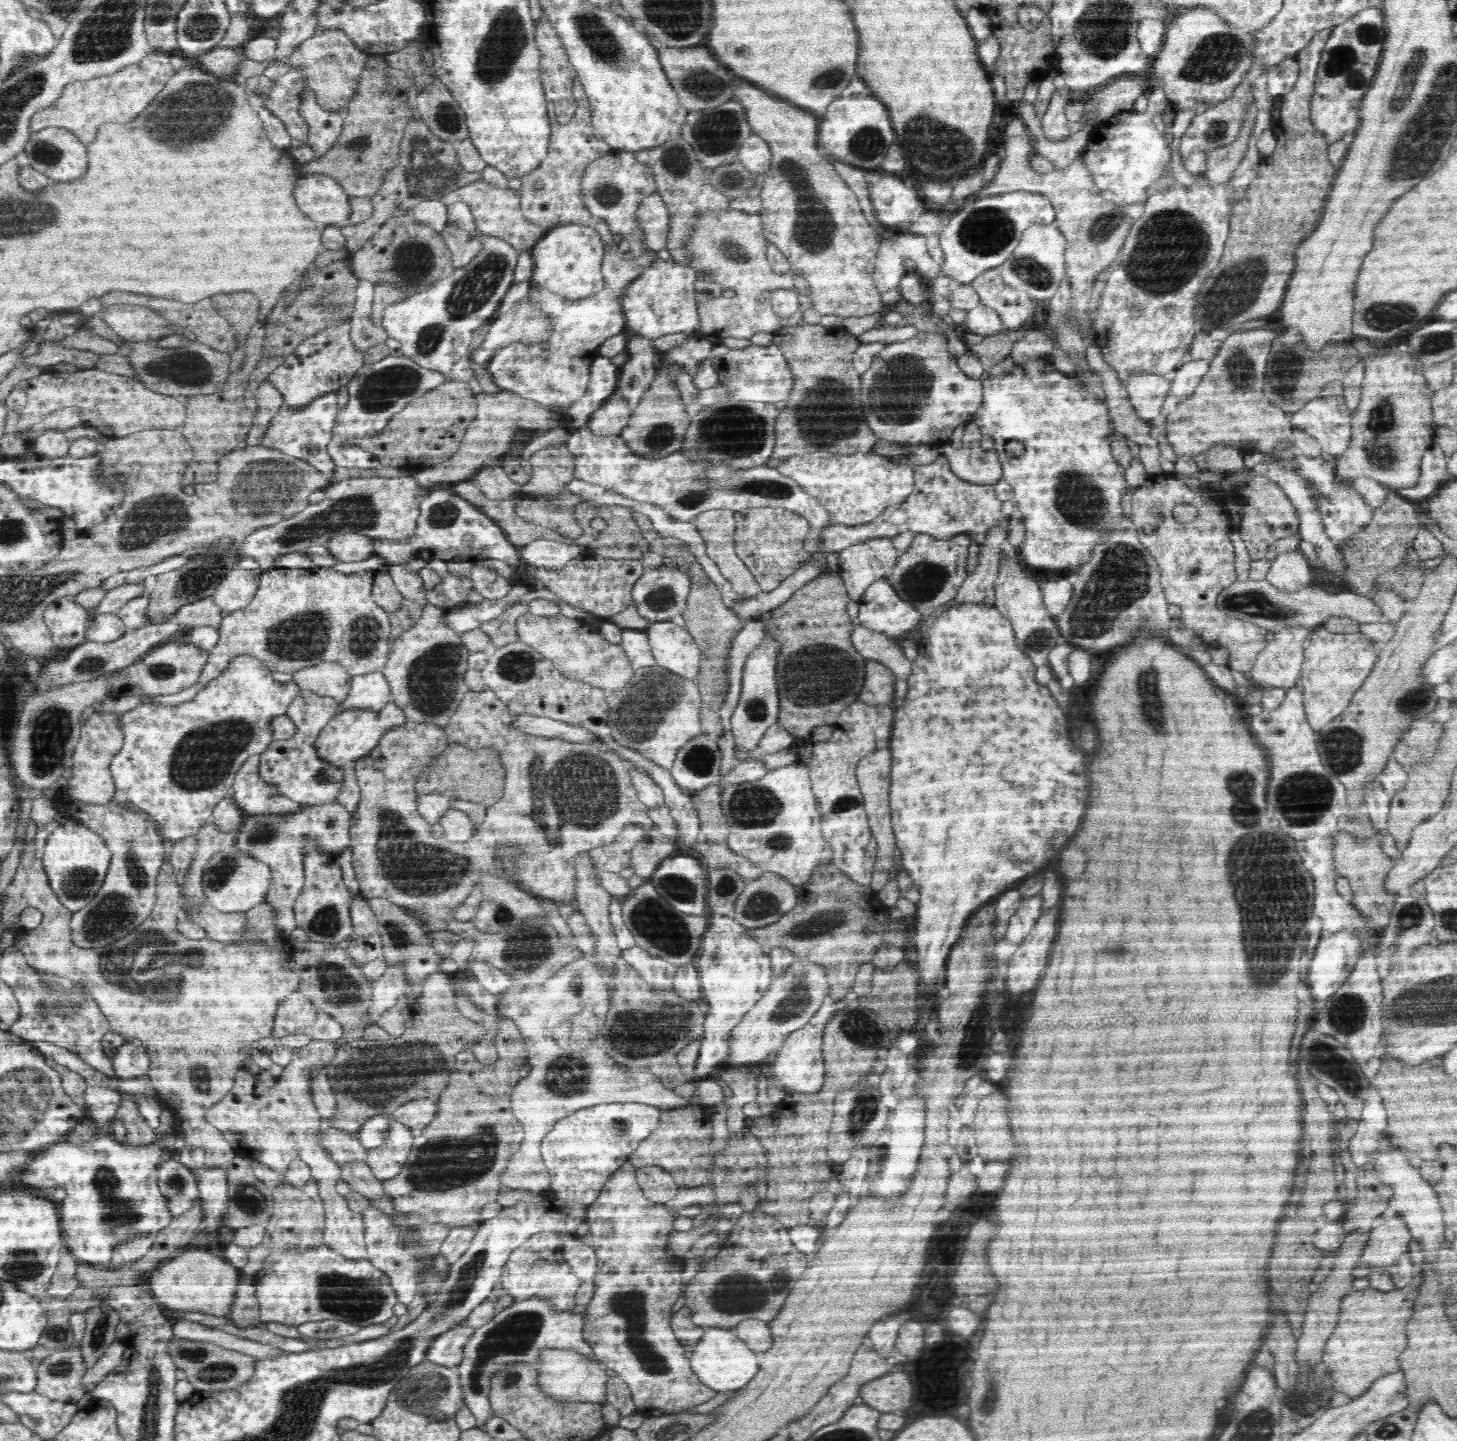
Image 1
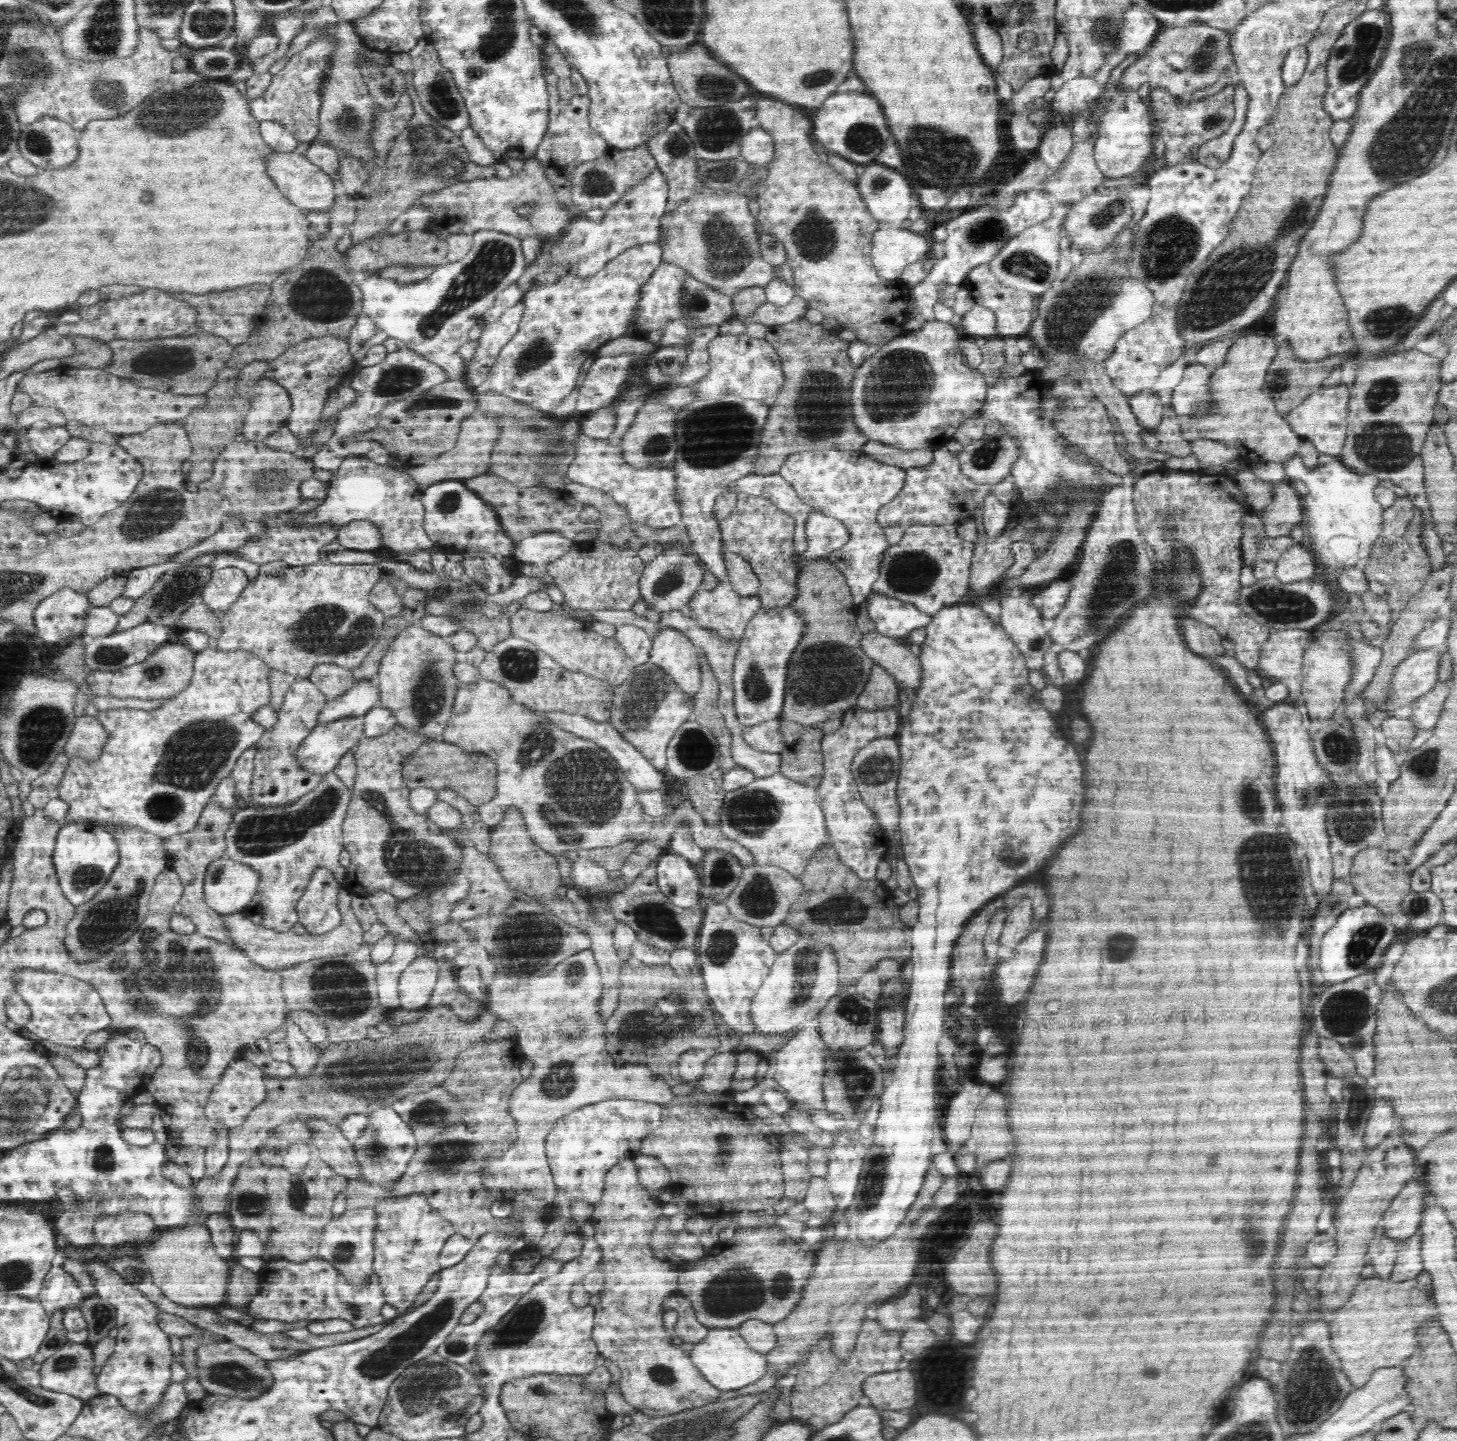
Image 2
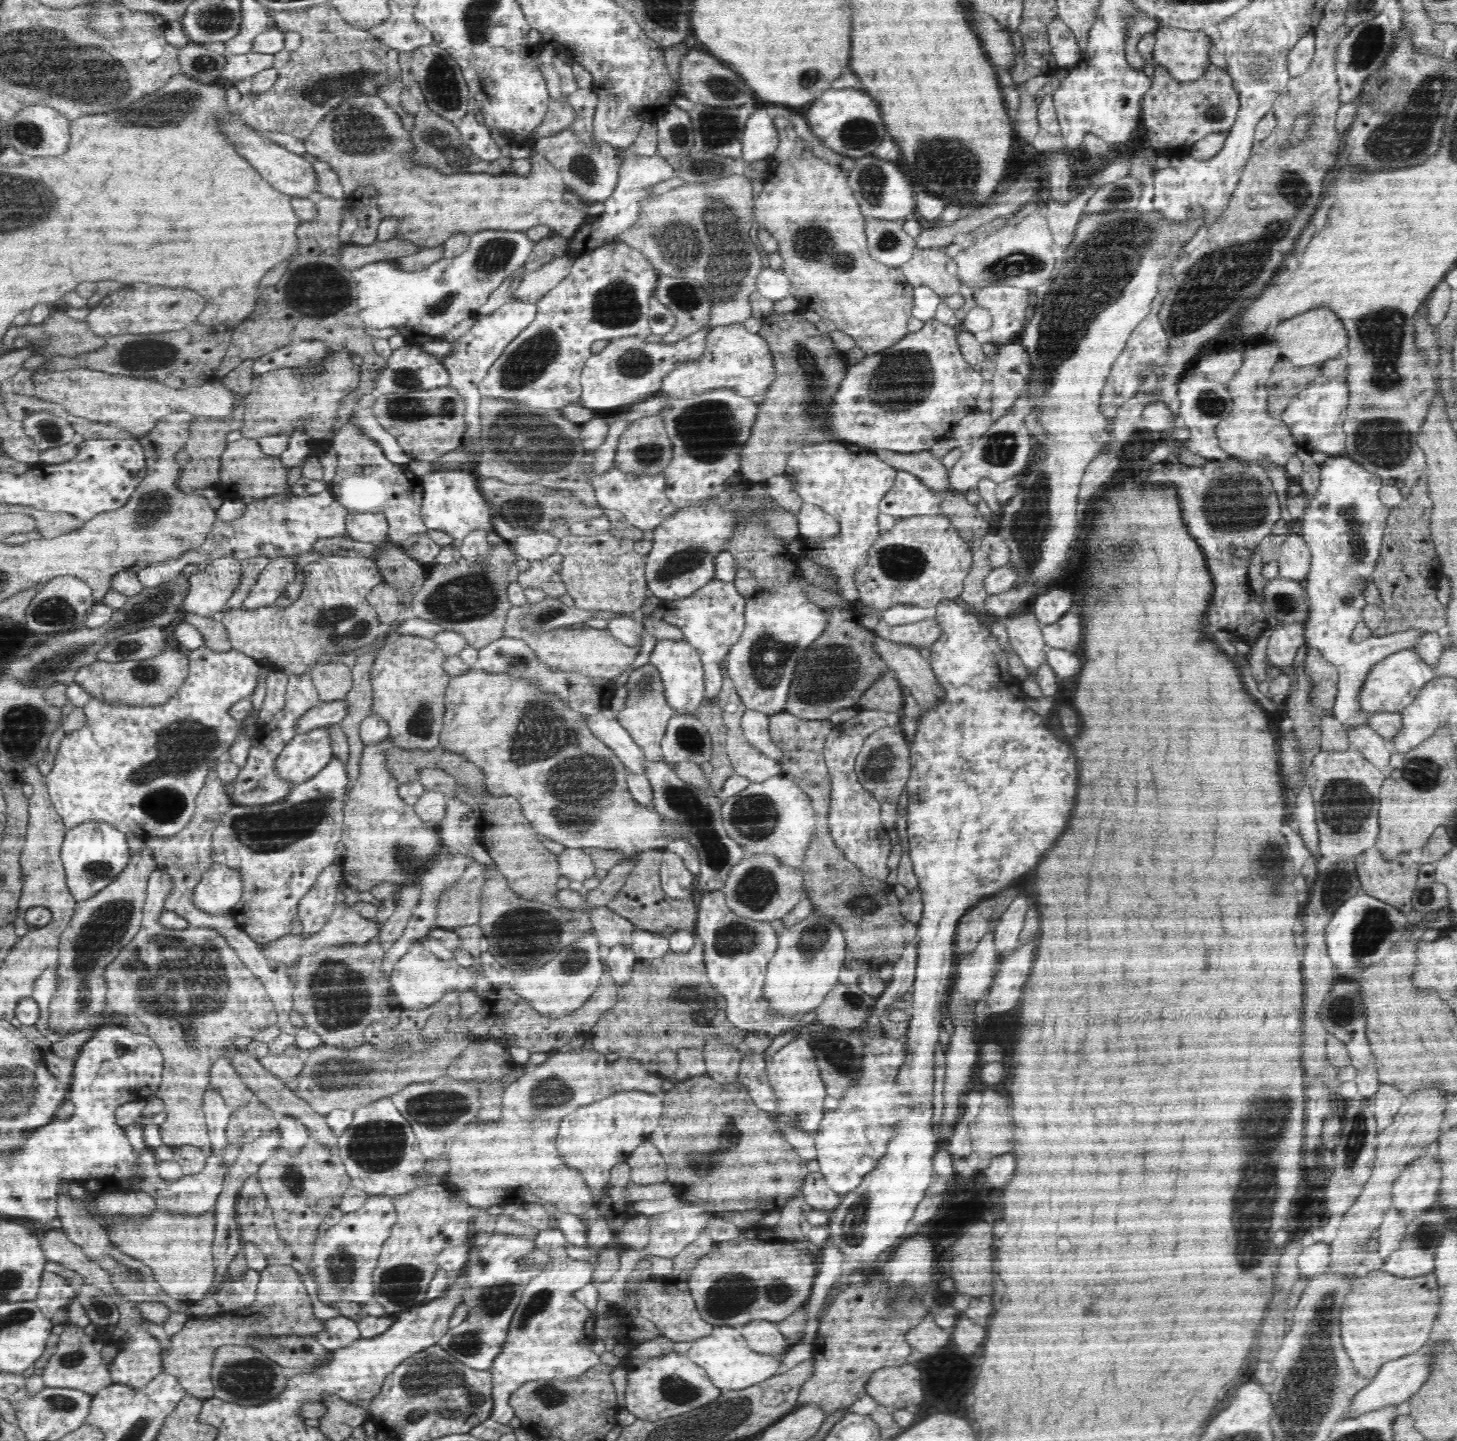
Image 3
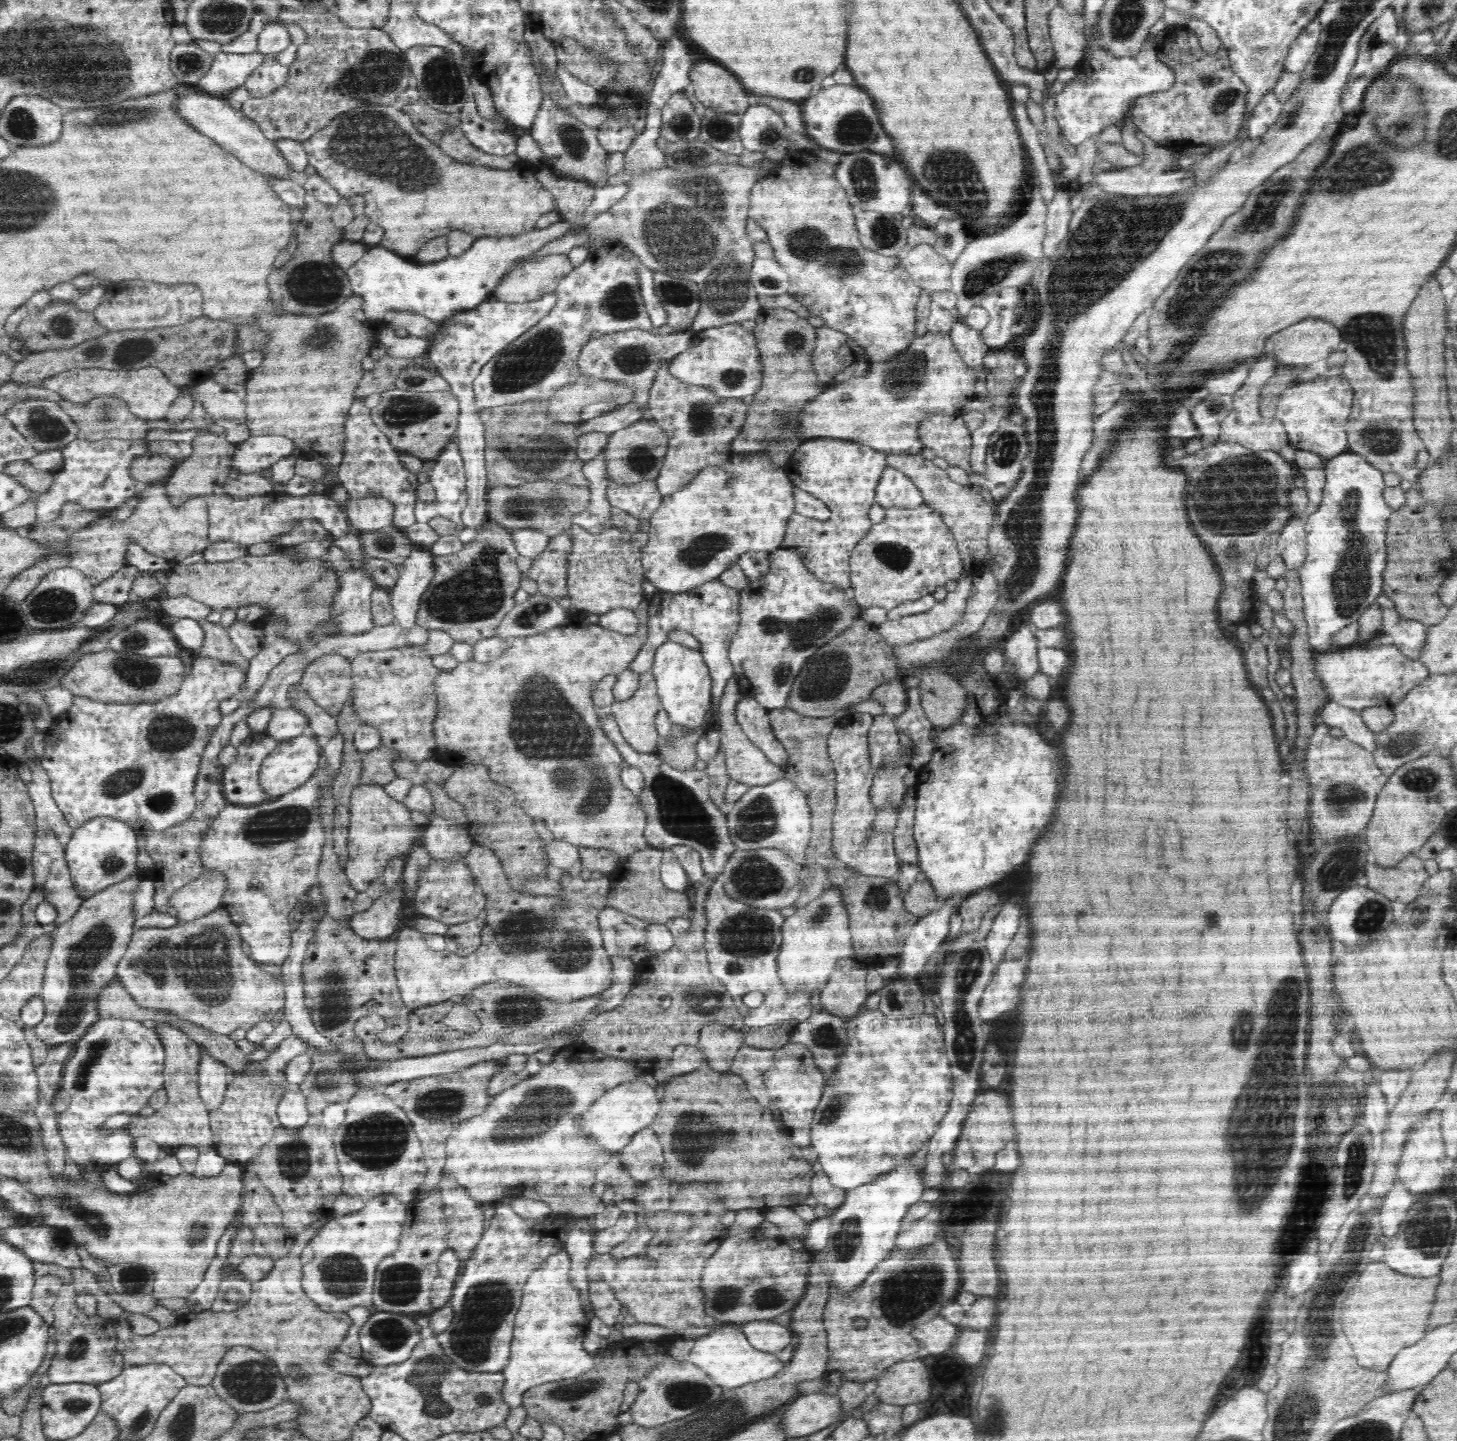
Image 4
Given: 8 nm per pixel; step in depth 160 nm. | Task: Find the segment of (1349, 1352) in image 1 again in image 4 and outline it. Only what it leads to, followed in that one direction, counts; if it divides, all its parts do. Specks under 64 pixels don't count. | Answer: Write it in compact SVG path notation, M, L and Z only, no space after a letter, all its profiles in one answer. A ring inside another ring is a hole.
M1372 1262L1360 1274L1360 1280L1350 1290L1348 1300L1342 1308L1344 1334L1352 1344L1358 1364L1364 1368L1376 1368L1376 1372L1384 1372L1400 1348L1416 1344L1424 1338L1428 1318L1432 1312L1432 1304L1436 1298L1436 1286L1441 1278L1412 1278L1400 1272L1394 1272L1384 1262Z

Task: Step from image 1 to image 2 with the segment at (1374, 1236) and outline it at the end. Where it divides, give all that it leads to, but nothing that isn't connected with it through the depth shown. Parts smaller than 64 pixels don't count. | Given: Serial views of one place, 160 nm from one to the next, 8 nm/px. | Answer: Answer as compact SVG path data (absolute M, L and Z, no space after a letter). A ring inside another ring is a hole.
M1420 1178L1412 1184L1412 1188L1406 1188L1394 1198L1390 1210L1383 1214L1383 1222L1386 1220L1386 1226L1383 1226L1384 1236L1406 1240L1418 1232L1424 1208L1424 1190L1424 1180Z

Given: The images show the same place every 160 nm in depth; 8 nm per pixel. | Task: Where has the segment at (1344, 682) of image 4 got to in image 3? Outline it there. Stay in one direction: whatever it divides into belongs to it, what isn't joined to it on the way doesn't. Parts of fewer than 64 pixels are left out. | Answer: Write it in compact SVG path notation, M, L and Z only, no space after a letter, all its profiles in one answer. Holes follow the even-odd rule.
M1412 649L1386 656L1364 678L1364 686L1362 686L1360 696L1358 696L1358 706L1362 707L1363 712L1368 715L1374 714L1374 712L1400 713L1406 706L1412 705L1412 702L1416 699L1416 694L1420 692L1420 688L1424 688L1425 684L1437 677L1434 671Z

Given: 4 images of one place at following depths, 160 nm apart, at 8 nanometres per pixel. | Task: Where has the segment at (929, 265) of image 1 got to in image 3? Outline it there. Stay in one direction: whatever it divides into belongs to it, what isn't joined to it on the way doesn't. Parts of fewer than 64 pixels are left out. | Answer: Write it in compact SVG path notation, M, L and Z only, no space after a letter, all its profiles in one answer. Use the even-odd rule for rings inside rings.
M874 218L866 219L866 236L869 248L869 254L878 262L882 262L890 268L902 266L905 262L912 260L914 253L919 250L916 245L916 239L902 230L902 224L896 222L888 222L888 220L874 220Z

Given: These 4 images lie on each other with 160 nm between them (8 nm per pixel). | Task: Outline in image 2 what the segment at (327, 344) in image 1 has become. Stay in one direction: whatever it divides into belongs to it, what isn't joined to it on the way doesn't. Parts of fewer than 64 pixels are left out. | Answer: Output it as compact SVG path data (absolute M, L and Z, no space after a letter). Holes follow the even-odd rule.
M323 336L303 340L286 350L282 356L268 361L263 378L273 380L287 389L291 399L291 413L286 426L301 441L312 439L318 430L325 400L334 388L338 388L348 372L357 369L357 362L349 351L346 337Z

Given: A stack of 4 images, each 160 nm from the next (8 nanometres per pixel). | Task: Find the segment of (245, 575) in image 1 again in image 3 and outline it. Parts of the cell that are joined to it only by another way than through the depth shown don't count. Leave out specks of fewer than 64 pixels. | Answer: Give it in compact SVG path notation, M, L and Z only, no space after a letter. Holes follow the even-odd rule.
M233 556L214 559L189 577L190 586L182 600L184 611L210 617L224 611L228 599L241 583L241 561Z

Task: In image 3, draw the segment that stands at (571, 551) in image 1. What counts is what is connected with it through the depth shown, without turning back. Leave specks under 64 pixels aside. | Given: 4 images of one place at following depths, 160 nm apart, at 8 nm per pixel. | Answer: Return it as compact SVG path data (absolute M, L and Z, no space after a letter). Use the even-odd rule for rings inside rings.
M546 531L529 532L524 536L518 536L511 541L513 551L526 560L544 560L547 556L557 552L559 537L555 537Z

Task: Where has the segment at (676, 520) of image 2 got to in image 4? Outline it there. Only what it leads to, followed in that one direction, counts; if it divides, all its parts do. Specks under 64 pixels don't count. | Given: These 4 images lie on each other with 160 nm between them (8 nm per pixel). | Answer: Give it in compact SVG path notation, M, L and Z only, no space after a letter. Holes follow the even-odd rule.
M614 481L608 486L608 500L614 508L621 508L638 520L650 520L660 508L663 496L656 481L638 484L620 484Z

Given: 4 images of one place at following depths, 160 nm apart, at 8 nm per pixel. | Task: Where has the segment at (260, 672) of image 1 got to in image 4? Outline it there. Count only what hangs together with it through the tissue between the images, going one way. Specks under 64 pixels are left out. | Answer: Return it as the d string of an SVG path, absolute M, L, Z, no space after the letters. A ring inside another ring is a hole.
M195 654L192 670L190 670L188 676L184 678L184 682L180 685L178 692L156 703L148 703L147 701L141 701L135 704L108 703L106 701L96 701L85 697L76 697L74 705L68 712L58 716L58 718L56 718L58 719L56 723L52 723L51 727L46 731L44 756L40 759L42 769L44 769L50 778L53 799L64 813L70 828L80 828L87 820L95 819L100 816L121 820L140 832L142 830L150 830L152 832L162 831L166 830L166 828L182 824L184 820L191 816L196 808L194 787L196 787L196 780L199 774L200 758L202 758L202 752L204 752L206 744L210 742L212 732L214 732L216 726L220 726L220 722L222 722L223 715L220 711L220 704L224 700L233 698L234 696L239 697L246 680L247 674L238 666L225 664L216 658L202 658Z

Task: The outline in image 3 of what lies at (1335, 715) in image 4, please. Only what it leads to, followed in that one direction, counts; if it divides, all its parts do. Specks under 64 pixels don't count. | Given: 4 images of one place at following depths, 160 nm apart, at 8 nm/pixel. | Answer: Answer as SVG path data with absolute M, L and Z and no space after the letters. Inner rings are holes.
M1356 724L1347 728L1351 748L1363 754L1378 770L1384 771L1389 765L1392 749L1383 736L1380 736L1369 724Z

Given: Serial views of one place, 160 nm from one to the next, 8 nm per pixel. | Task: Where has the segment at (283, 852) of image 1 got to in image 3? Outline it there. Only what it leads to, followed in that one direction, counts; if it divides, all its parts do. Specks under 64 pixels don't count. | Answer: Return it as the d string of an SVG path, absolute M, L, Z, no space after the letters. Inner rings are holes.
M332 756L319 774L294 786L286 798L274 804L233 804L214 830L211 846L214 863L236 869L242 875L242 898L228 914L258 946L290 934L290 924L297 916L300 900L314 886L324 868L335 863L336 847L343 835L343 808L347 803L349 784L346 765Z

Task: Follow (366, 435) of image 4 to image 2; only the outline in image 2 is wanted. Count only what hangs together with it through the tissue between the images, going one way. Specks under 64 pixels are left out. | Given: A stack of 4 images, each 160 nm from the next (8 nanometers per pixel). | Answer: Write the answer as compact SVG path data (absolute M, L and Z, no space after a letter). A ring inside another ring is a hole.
M350 456L340 465L335 472L335 478L327 485L327 495L323 503L313 511L304 513L297 520L297 526L329 524L339 529L354 520L369 520L379 528L383 549L393 554L432 549L433 542L423 527L425 508L421 503L421 496L424 488L412 482L406 472L374 464L368 458Z

